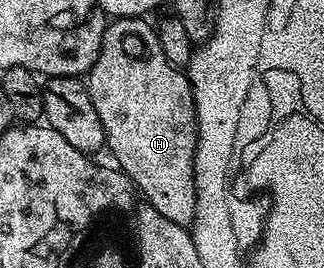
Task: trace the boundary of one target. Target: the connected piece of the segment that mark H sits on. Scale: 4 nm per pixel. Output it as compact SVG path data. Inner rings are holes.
M145 17L140 18L116 18L107 25L103 32L103 42L100 44L99 55L88 71L88 89L90 99L96 108L96 116L100 116L100 124L104 124L106 133L105 149L110 150L110 154L115 158L117 169L123 174L129 176L130 181L134 183L137 193L144 197L145 205L156 208L160 216L165 216L172 220L172 224L180 224L189 227L194 221L196 212L196 184L194 183L194 157L196 156L196 140L198 139L198 110L194 107L194 93L190 87L190 80L181 69L175 68L164 60L164 52L160 48L157 29L153 25L146 23Z

